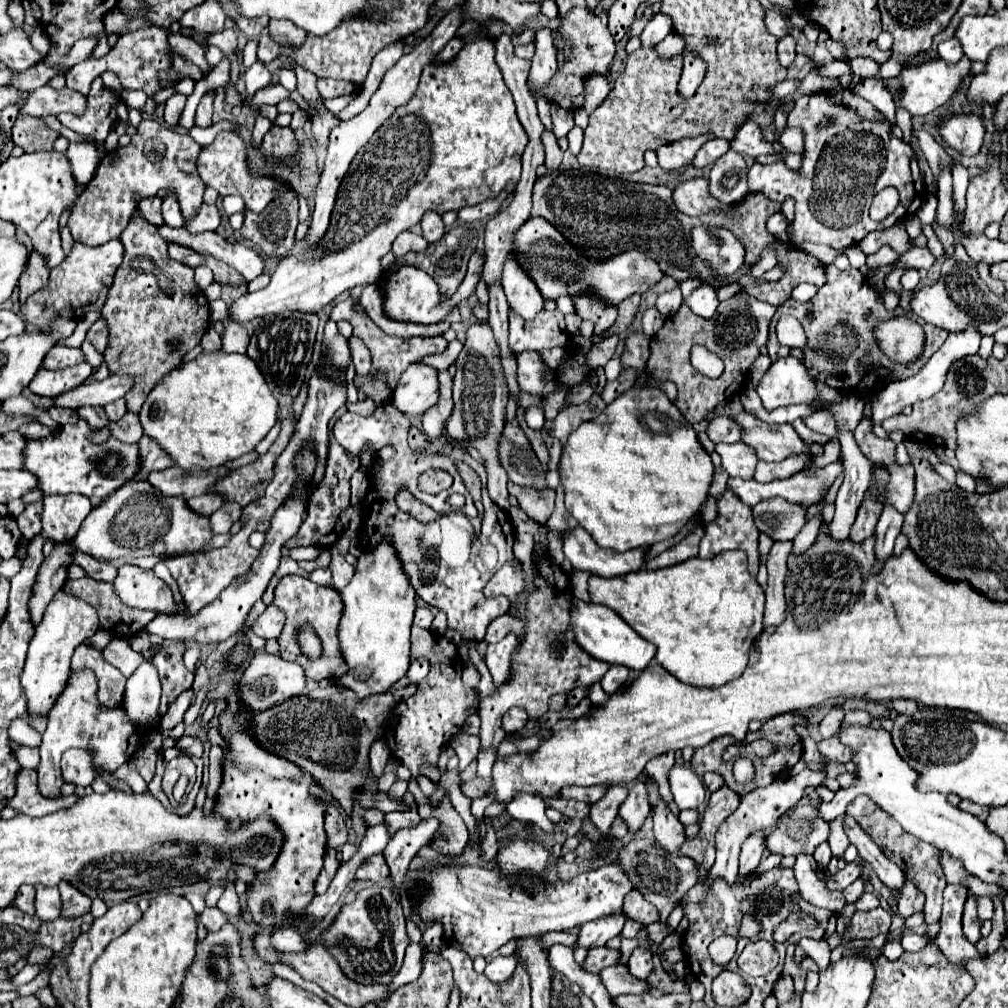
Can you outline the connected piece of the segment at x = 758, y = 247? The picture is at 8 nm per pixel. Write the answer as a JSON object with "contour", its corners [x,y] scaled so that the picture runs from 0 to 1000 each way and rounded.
{"contour":[[[741,191],[727,211],[711,211],[711,215],[701,215],[701,225],[721,225],[739,243],[739,261],[745,265],[751,261],[753,251],[767,239],[767,233],[759,227],[759,219],[765,211],[774,208],[774,201],[767,201],[755,191]]]}

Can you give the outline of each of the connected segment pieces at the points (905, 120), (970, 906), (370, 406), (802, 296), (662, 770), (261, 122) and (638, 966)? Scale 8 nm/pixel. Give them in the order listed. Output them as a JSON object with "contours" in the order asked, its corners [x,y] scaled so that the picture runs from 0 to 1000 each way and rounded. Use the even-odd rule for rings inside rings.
{"contours":[[[[890,106],[889,124],[892,124],[892,126],[894,126],[894,130],[896,130],[896,136],[894,136],[894,140],[898,140],[898,142],[904,142],[905,115],[903,112]]],[[[961,888],[955,904],[955,926],[963,936],[969,936],[973,932],[971,922],[973,922],[973,914],[969,910],[969,896],[967,896],[967,890]]],[[[363,396],[361,398],[355,398],[354,400],[343,399],[342,402],[344,404],[340,404],[338,408],[342,408],[342,406],[346,406],[345,408],[357,411],[359,413],[367,413],[373,406],[372,400],[368,396]]],[[[797,281],[797,283],[791,283],[789,287],[787,287],[787,297],[791,297],[791,299],[803,299],[807,293],[811,291],[811,285],[807,285],[807,283],[803,283],[803,281]]],[[[663,745],[662,747],[649,751],[640,760],[641,765],[645,768],[654,780],[654,787],[662,797],[668,795],[668,789],[666,789],[666,783],[664,783],[664,777],[662,773],[662,765],[664,761],[670,757],[669,745]]],[[[255,116],[255,122],[253,122],[253,126],[251,126],[251,138],[249,138],[249,144],[251,144],[251,146],[257,146],[257,144],[259,144],[259,138],[261,138],[261,134],[265,132],[267,126],[269,126],[269,120],[267,120],[267,118]]],[[[632,939],[632,941],[628,943],[624,955],[622,955],[622,961],[626,963],[628,969],[640,973],[640,971],[644,969],[646,961],[648,961],[648,953],[646,953],[646,951],[648,951],[648,945],[646,945],[646,943],[640,943],[638,939]]]]}

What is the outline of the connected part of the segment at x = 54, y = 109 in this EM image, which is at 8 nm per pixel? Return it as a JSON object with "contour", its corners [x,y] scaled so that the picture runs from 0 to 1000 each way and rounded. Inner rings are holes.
{"contour":[[[49,84],[37,88],[31,92],[29,98],[19,108],[19,114],[31,114],[31,116],[47,116],[47,114],[59,114],[59,112],[74,112],[80,114],[84,110],[86,98],[74,90],[64,88],[51,88]]]}

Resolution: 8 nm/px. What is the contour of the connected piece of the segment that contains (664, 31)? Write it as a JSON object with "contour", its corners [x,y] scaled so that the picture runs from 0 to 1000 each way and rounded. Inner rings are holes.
{"contour":[[[652,13],[646,17],[646,21],[640,25],[638,33],[636,33],[636,41],[638,47],[648,47],[654,41],[658,41],[664,33],[668,31],[668,21],[664,15],[660,13]]]}

